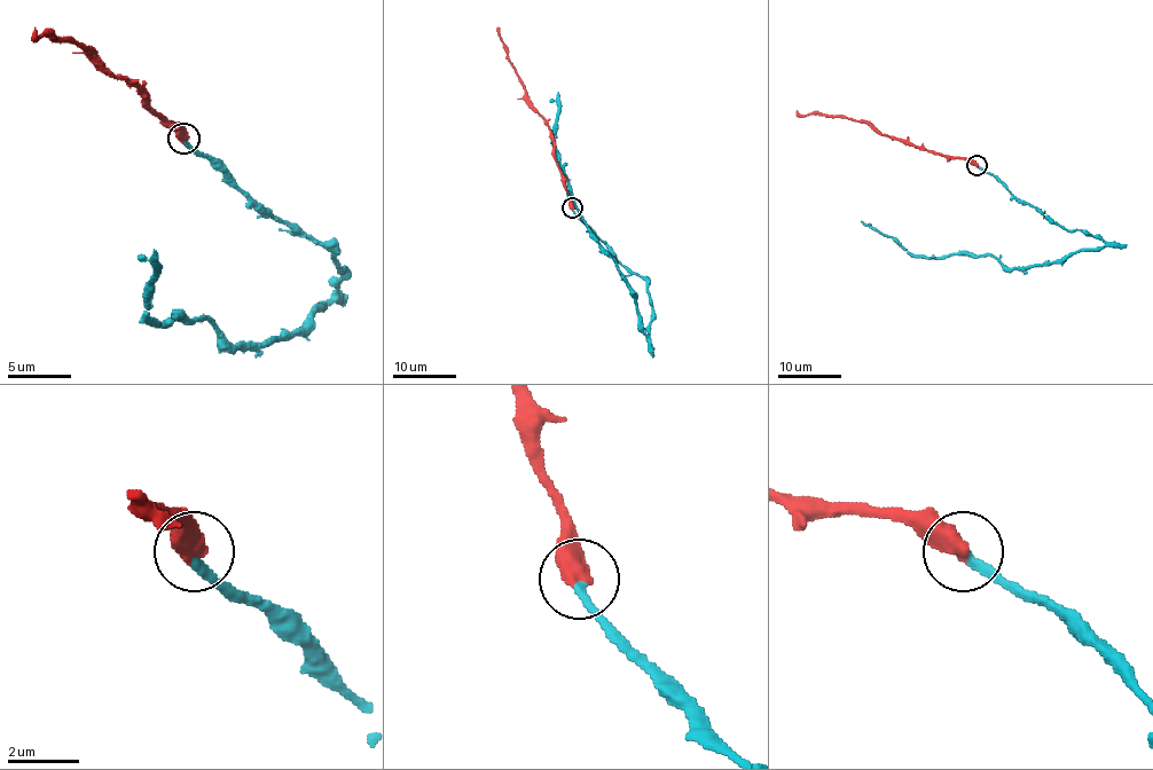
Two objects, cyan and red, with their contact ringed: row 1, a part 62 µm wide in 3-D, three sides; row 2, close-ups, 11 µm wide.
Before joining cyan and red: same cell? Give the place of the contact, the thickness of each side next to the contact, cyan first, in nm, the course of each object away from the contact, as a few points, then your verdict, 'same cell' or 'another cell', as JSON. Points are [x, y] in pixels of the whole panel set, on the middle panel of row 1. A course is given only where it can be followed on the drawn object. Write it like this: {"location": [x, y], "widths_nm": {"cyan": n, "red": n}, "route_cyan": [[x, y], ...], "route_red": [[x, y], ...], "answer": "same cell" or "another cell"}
{"location": [572, 207], "widths_nm": {"cyan": 280, "red": 650}, "route_cyan": [[572, 209], [646, 282], [646, 336], [635, 296], [583, 220], [559, 162], [558, 92]], "route_red": [[572, 207], [566, 178], [555, 158], [548, 124], [526, 96], [525, 84], [509, 59], [497, 28]], "answer": "same cell"}

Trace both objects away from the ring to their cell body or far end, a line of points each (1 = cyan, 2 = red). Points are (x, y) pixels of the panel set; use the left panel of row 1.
1: (183, 138), (342, 267), (332, 296), (295, 334), (230, 344), (205, 319), (148, 315), (155, 249)
2: (183, 138), (171, 122), (148, 105), (135, 86), (114, 73), (88, 48), (37, 36), (33, 26)

